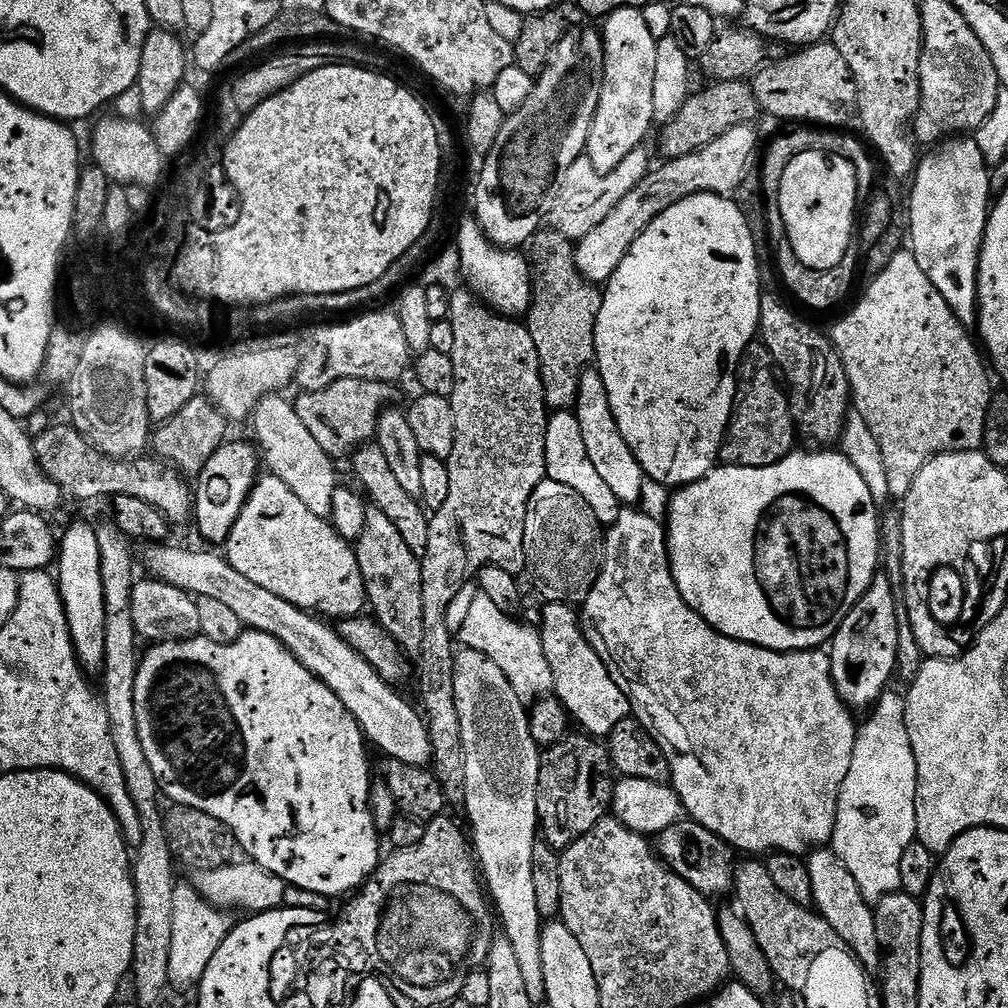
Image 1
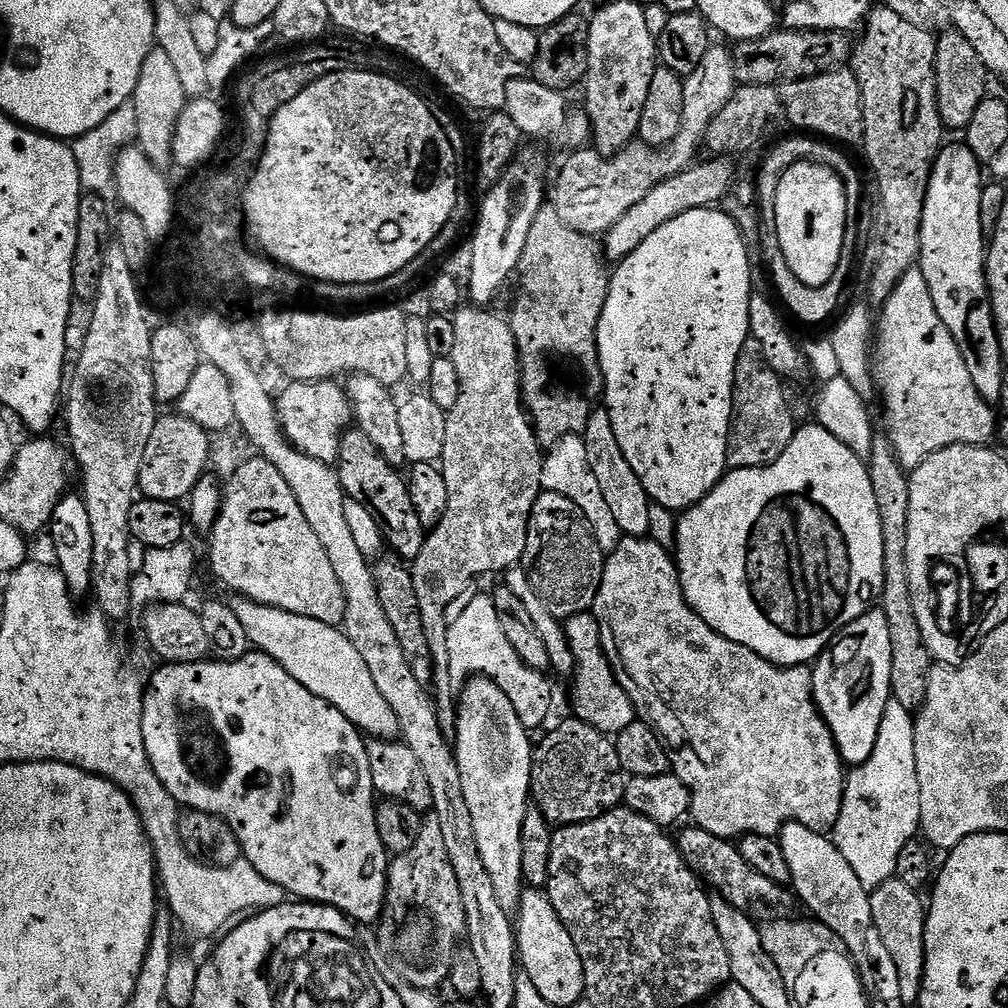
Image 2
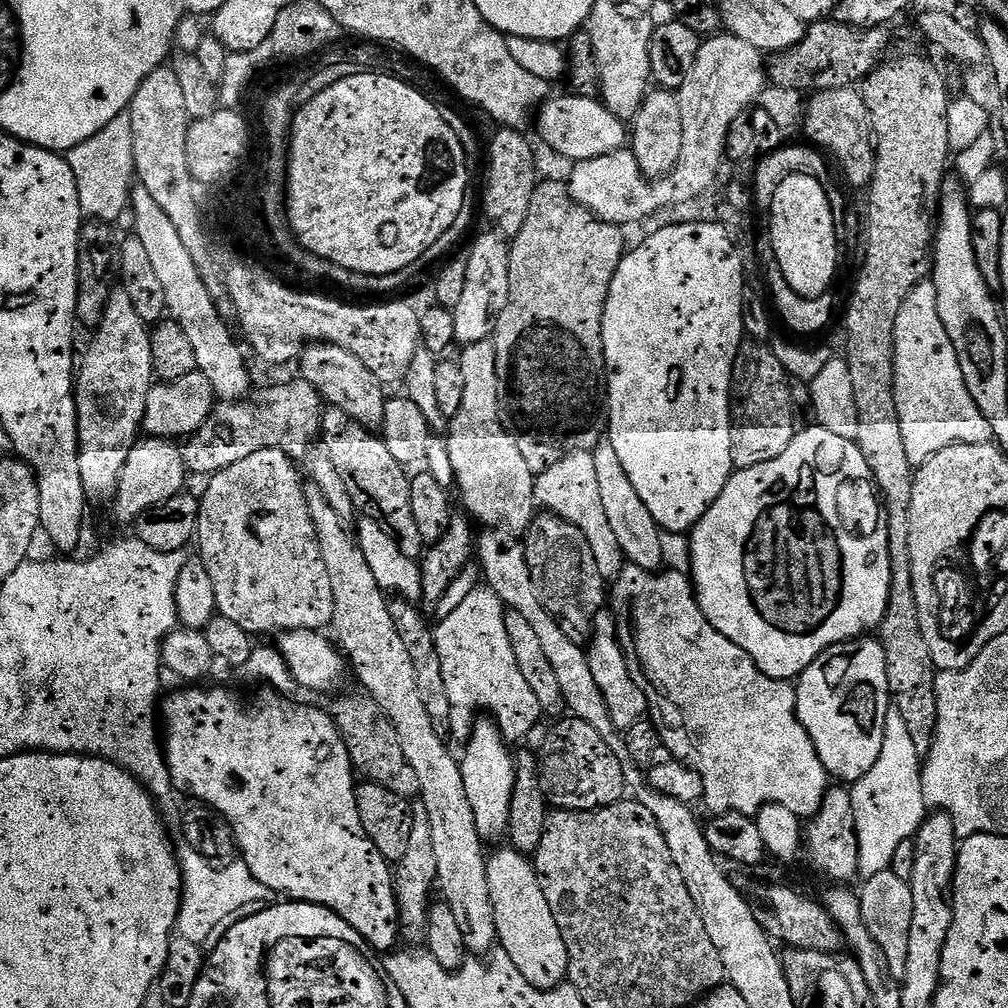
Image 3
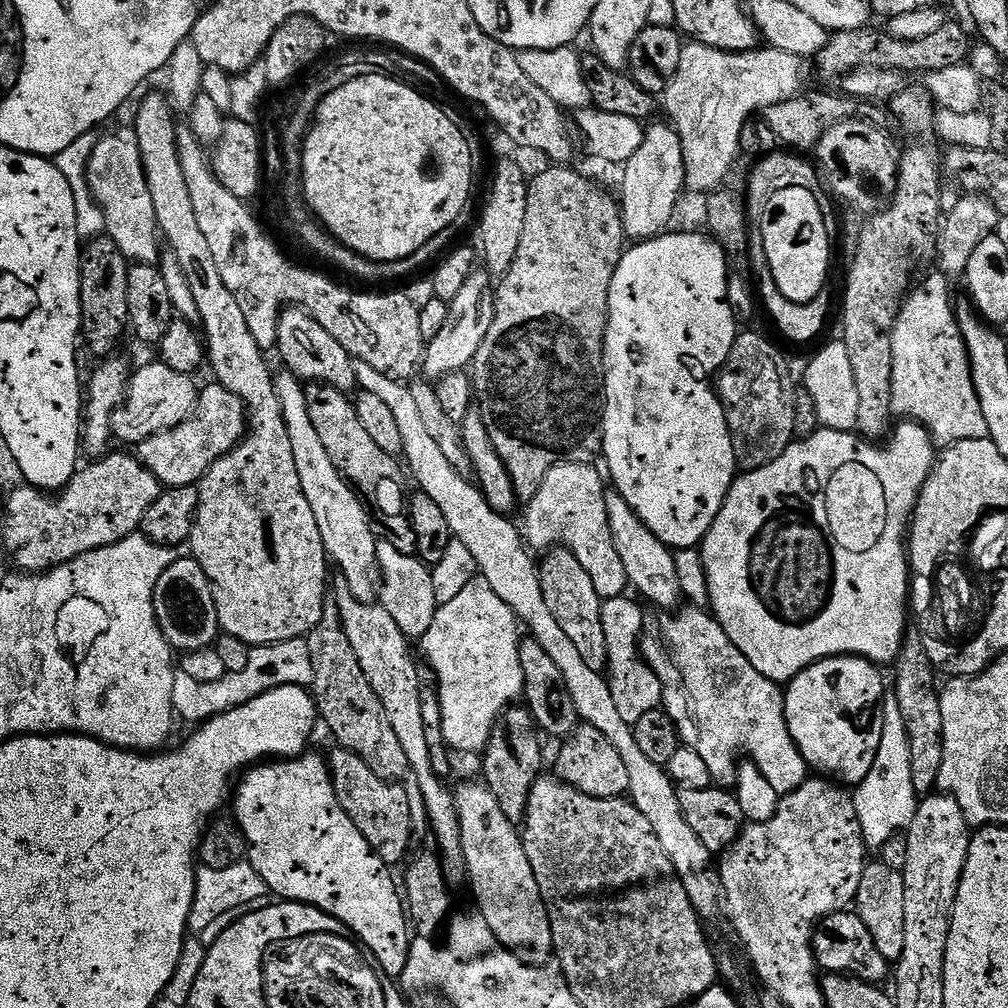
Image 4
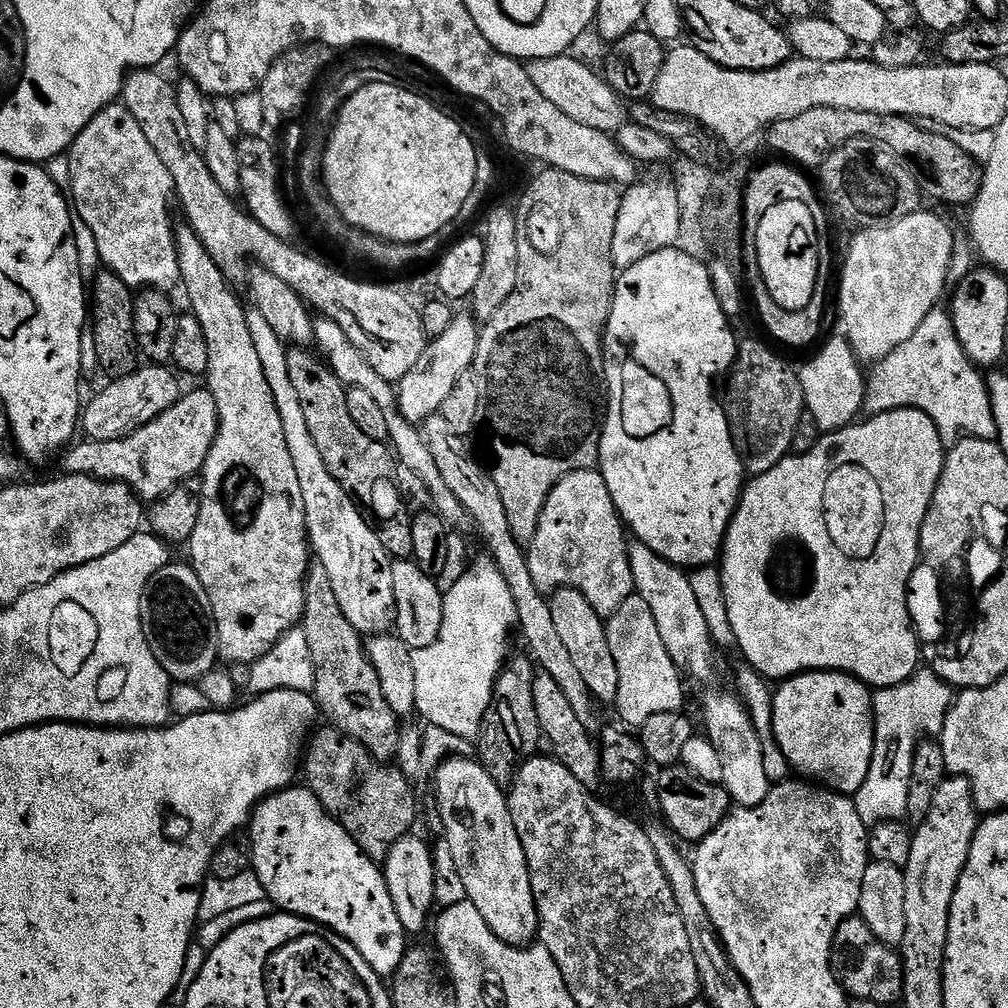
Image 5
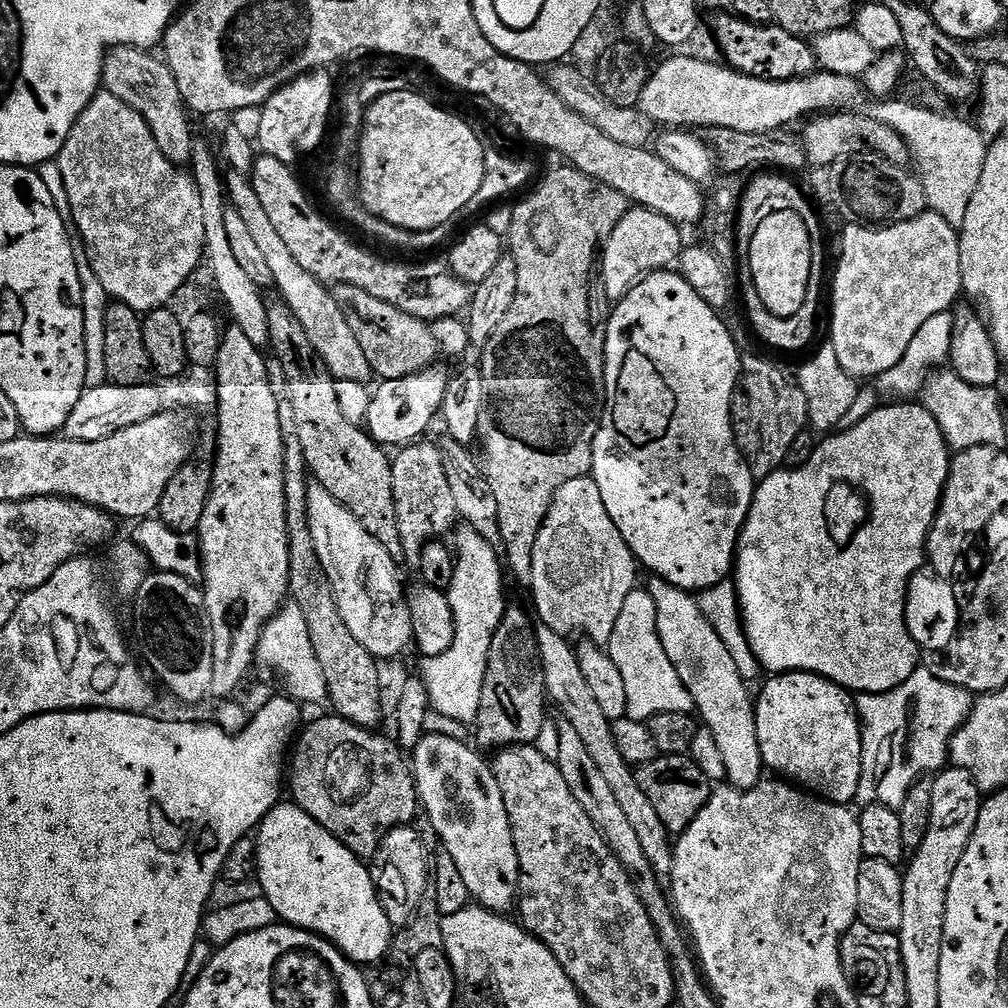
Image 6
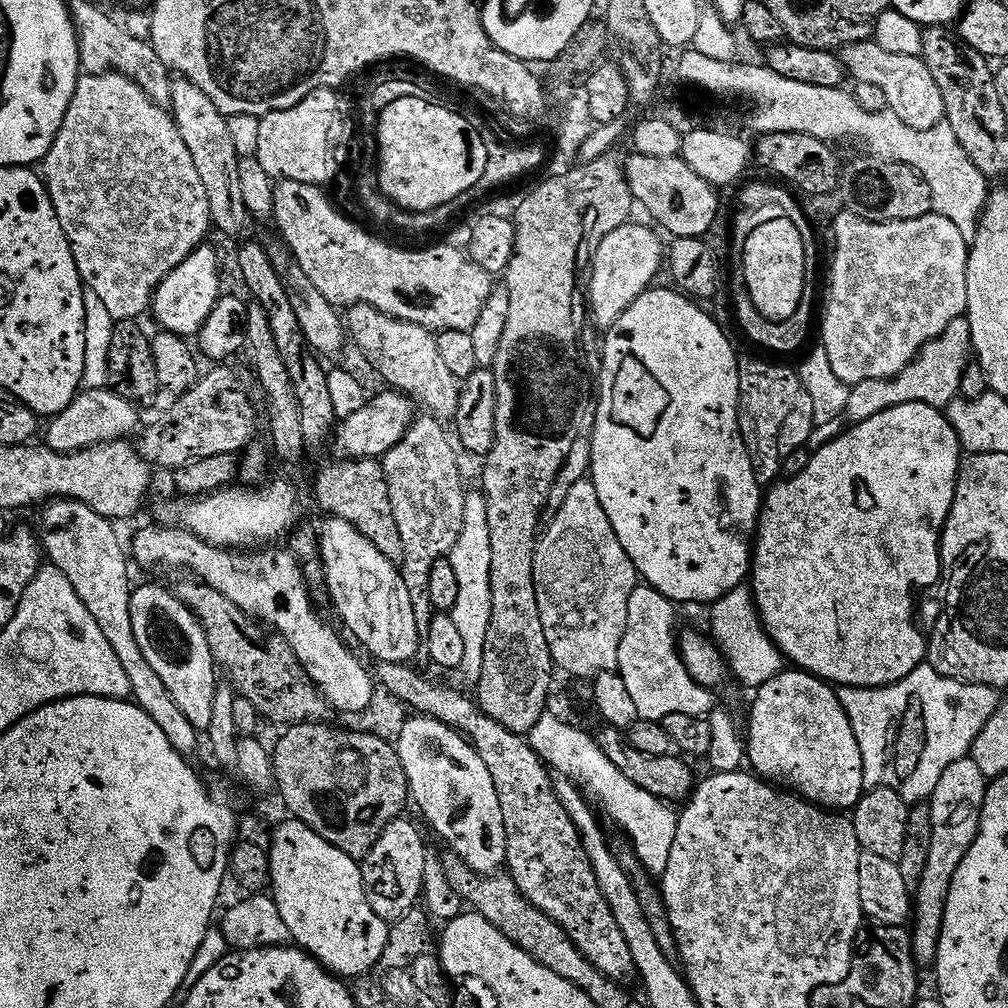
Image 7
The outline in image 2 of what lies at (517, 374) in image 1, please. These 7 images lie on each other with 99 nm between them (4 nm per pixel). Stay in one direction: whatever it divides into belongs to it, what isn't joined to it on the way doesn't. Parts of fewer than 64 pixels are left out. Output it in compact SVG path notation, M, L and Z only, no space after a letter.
M461 306L456 309L452 316L452 321L454 322L454 354L451 358L454 362L454 366L458 369L458 382L462 386L462 391L458 393L458 403L454 406L454 410L447 412L448 421L446 422L446 442L442 459L442 471L446 478L446 490L450 493L450 502L446 502L446 514L442 514L442 522L438 522L435 528L431 529L431 531L425 535L424 545L418 554L418 558L411 561L410 564L414 591L417 595L417 606L418 610L421 611L422 625L423 629L426 630L426 639L429 643L429 650L435 668L432 683L434 685L434 703L436 713L438 714L438 726L442 730L442 734L449 738L455 737L456 734L456 710L458 700L454 695L454 685L450 678L450 654L446 654L446 634L448 633L450 623L448 607L450 606L450 602L454 602L454 598L458 598L458 594L462 594L462 590L469 588L475 576L484 576L487 572L500 572L500 574L504 574L507 573L509 568L515 568L523 561L524 551L526 550L526 538L528 537L528 519L532 513L534 502L540 497L542 491L540 487L542 445L540 441L536 439L536 429L524 407L522 399L520 390L520 355L518 354L516 339L512 333L511 323L509 323L505 317L503 320L502 317L495 316L494 313L488 311L492 310L484 306Z

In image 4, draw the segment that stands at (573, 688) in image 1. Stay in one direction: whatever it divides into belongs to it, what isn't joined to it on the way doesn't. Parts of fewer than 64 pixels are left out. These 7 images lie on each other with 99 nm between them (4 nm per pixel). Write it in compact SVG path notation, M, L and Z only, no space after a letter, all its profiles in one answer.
M625 594L605 600L600 606L602 630L606 630L606 650L608 651L606 675L610 694L614 694L614 703L620 717L633 726L638 722L638 718L650 714L650 710L660 708L664 698L660 680L640 651L640 637L644 634L646 612L645 609L640 609L639 603L641 604L639 599Z

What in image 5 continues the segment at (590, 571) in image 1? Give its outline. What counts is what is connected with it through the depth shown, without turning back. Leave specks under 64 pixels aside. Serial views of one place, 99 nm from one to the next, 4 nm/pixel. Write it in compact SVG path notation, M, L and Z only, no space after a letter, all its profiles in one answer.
M573 588L556 589L551 593L548 605L550 615L554 618L554 627L566 645L570 662L574 662L579 676L585 680L586 690L590 690L593 700L601 705L615 705L618 698L618 665L614 663L610 642L606 642L605 617L598 615L594 606L590 606L590 602L586 602L586 598Z

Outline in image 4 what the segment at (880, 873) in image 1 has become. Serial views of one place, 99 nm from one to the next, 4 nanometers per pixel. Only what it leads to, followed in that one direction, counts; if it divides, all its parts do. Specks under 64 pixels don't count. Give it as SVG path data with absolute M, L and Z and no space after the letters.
M895 698L883 705L884 725L882 726L882 743L878 746L878 758L870 766L870 774L854 792L858 822L862 826L864 847L868 850L879 850L890 838L903 833L916 816L918 797L914 782L910 778L910 746L906 738L906 726L898 710Z

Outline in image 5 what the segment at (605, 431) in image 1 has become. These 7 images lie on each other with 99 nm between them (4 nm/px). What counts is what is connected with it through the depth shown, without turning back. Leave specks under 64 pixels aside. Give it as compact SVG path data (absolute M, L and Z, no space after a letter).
M633 539L629 543L628 557L635 595L650 606L650 614L654 614L654 622L658 625L658 634L662 634L662 642L666 642L666 650L676 667L685 677L693 676L700 684L714 683L720 676L720 668L716 665L718 645L712 641L710 626L706 626L706 617L702 615L694 589L690 587L689 573L654 554L654 550L641 540Z

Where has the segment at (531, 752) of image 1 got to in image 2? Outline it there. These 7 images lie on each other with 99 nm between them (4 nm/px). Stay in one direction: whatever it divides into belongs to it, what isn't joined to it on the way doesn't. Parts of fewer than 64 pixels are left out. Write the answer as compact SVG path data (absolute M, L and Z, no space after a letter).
M474 676L459 689L454 751L458 774L462 774L462 794L466 794L470 822L474 822L474 842L478 842L482 866L486 866L486 874L490 874L490 882L494 882L498 906L510 914L520 907L520 896L526 890L522 874L522 822L530 807L534 751L534 740L528 736L531 736L529 729L524 728L518 714L514 714L514 702L506 698L502 686L485 676Z

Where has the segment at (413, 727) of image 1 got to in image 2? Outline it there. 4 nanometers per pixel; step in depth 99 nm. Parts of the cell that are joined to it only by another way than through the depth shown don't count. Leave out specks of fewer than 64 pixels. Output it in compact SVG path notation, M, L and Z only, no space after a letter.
M233 595L230 605L246 630L249 645L274 658L294 682L302 682L310 694L342 710L361 733L377 740L396 740L400 736L398 718L390 702L386 702L378 686L374 686L374 674L370 674L366 662L362 662L362 654L354 650L354 642L350 642L337 625L318 622L302 614L290 614L281 608L247 600L244 596Z

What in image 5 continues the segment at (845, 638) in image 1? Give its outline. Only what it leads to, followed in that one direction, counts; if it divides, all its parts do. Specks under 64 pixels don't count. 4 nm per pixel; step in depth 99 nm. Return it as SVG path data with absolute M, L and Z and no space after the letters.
M805 670L787 677L780 686L772 698L772 739L787 758L789 769L831 791L855 797L862 782L866 782L866 774L870 774L876 737L876 719L872 716L873 693L868 685L845 672Z

